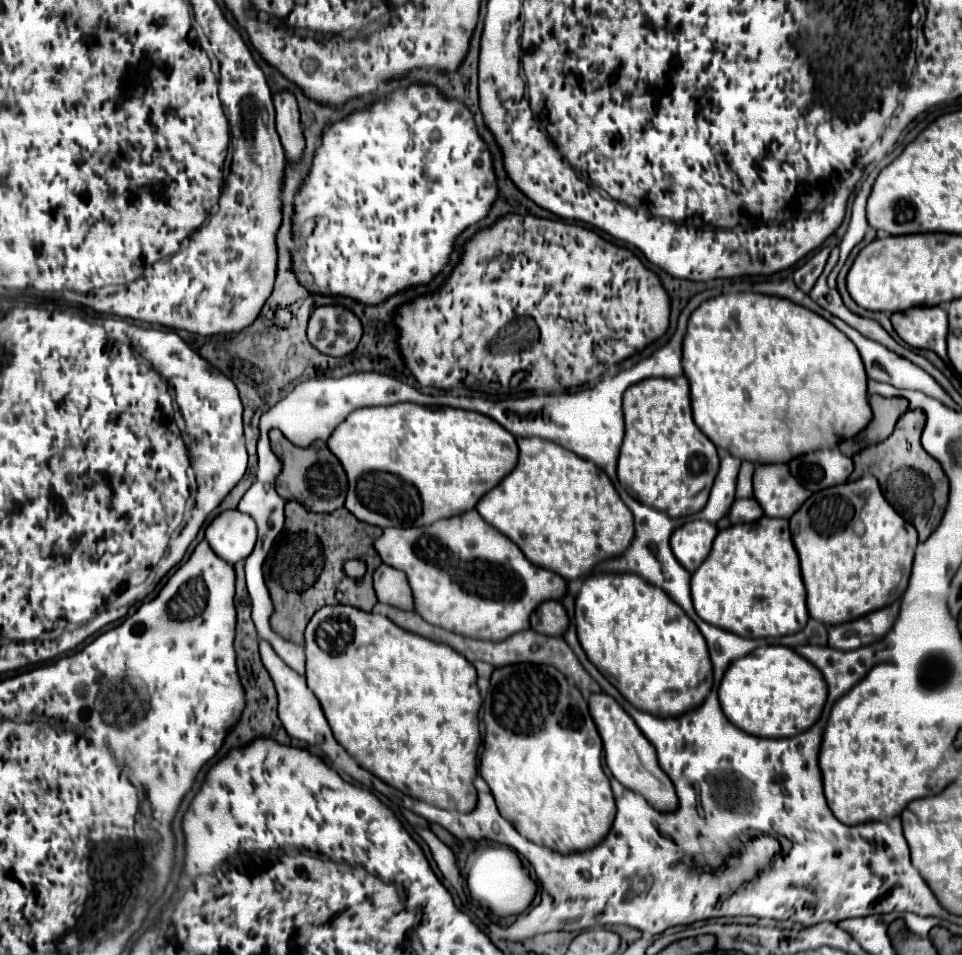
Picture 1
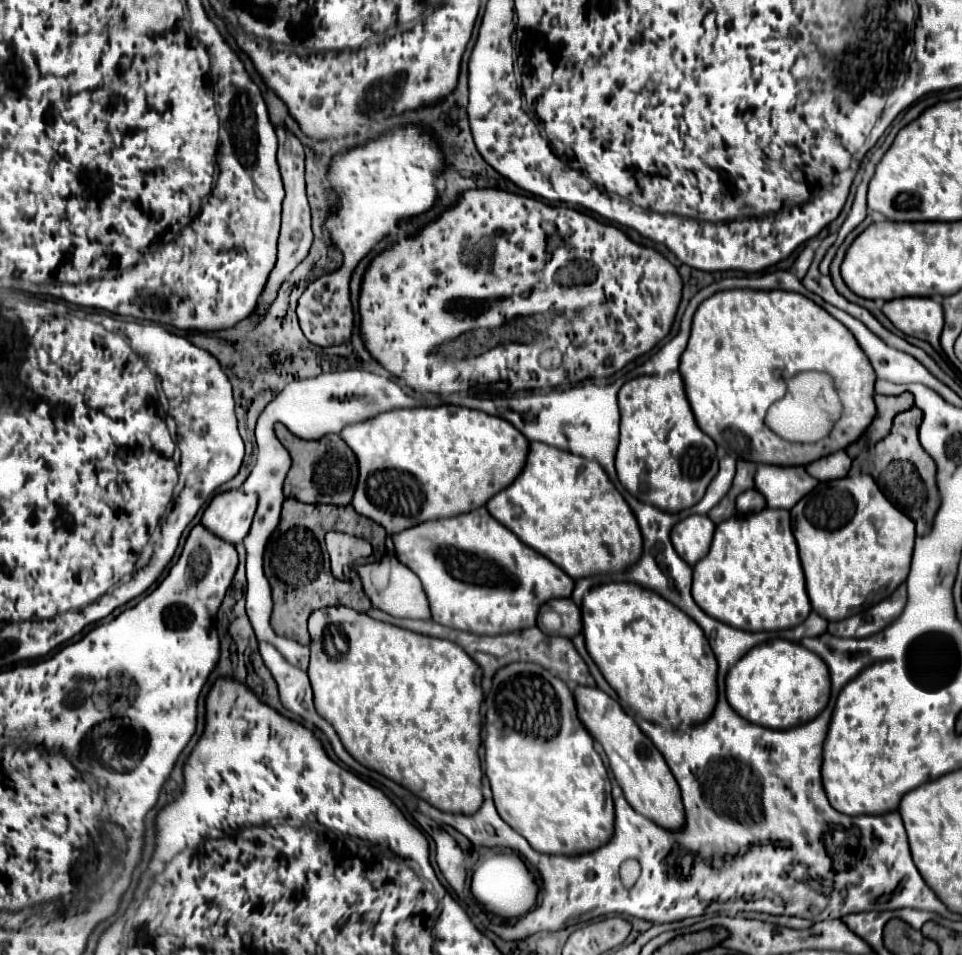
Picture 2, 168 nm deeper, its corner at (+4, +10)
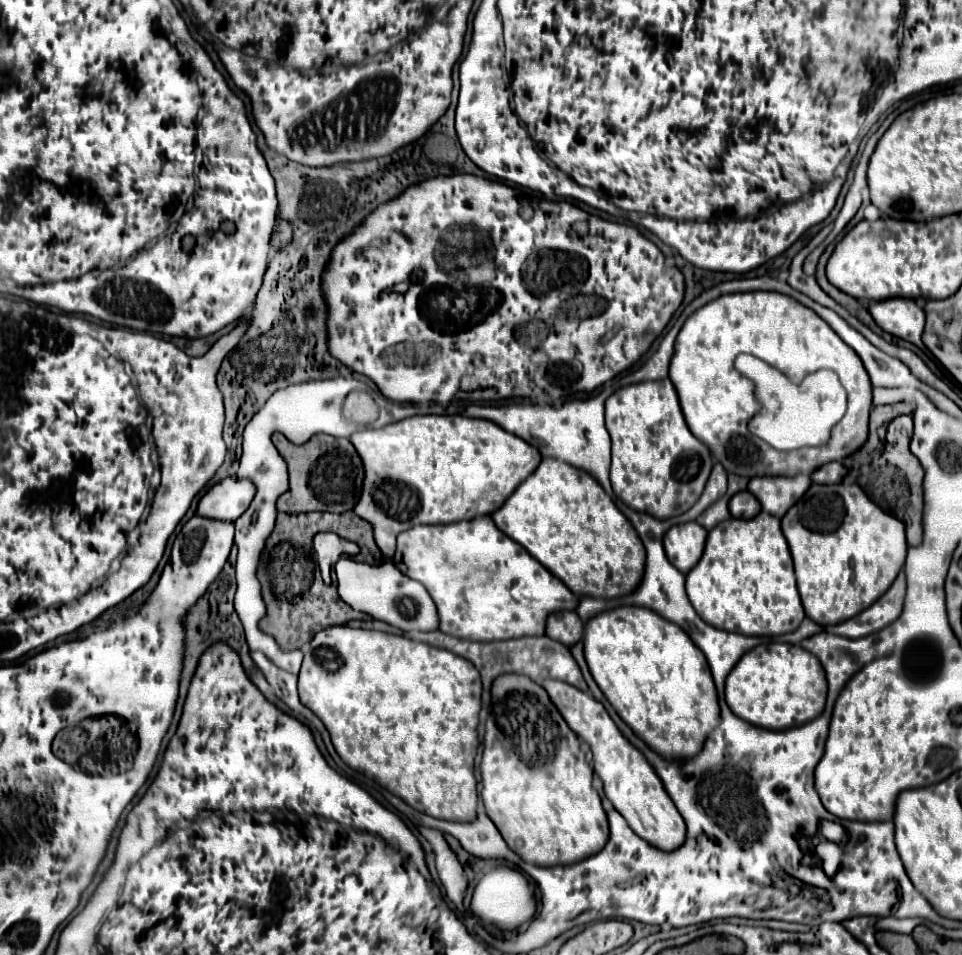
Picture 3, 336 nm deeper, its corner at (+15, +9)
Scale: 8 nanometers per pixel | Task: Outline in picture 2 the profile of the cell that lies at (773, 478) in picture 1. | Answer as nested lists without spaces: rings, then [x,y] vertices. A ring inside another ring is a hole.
[[[759,464],[755,472],[755,488],[765,496],[769,508],[791,510],[791,506],[815,486],[817,480],[811,478],[803,466]]]

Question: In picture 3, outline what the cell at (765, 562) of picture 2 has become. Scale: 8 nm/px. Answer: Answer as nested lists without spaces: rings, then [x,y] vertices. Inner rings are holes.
[[[760,513],[756,515],[754,519],[728,519],[720,525],[716,525],[710,533],[708,533],[708,541],[706,541],[706,549],[704,549],[704,555],[702,559],[698,561],[698,565],[686,575],[686,593],[690,597],[690,603],[692,607],[696,609],[696,613],[712,627],[716,629],[724,629],[724,631],[730,631],[730,633],[740,633],[740,635],[784,635],[784,633],[792,633],[798,629],[798,625],[802,623],[802,619],[806,617],[804,615],[804,607],[800,603],[800,595],[798,595],[798,589],[796,589],[796,579],[794,579],[794,567],[792,567],[792,557],[790,557],[790,549],[788,549],[788,543],[780,531],[780,519],[768,515],[768,513]]]

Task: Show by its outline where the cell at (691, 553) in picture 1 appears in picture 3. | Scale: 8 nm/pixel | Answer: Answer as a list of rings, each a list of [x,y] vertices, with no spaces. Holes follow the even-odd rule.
[[[696,521],[674,525],[664,535],[666,557],[676,565],[678,571],[688,573],[702,557],[708,531]]]

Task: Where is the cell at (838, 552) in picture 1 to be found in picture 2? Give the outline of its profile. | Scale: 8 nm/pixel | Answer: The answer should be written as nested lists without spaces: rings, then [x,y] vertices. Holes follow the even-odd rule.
[[[869,474],[845,476],[837,480],[819,482],[807,496],[803,496],[791,508],[793,534],[799,546],[801,566],[805,570],[807,594],[813,606],[813,612],[825,620],[843,620],[851,614],[859,614],[867,606],[881,602],[893,590],[905,582],[909,574],[913,540],[915,540],[915,522],[899,512],[877,488],[875,480]]]

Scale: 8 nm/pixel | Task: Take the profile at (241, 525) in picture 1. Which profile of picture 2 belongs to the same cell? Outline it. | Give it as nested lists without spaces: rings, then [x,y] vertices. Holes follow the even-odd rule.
[[[229,490],[217,494],[203,512],[201,524],[217,538],[237,546],[249,534],[253,514],[257,508],[255,494],[243,494],[241,490]]]

